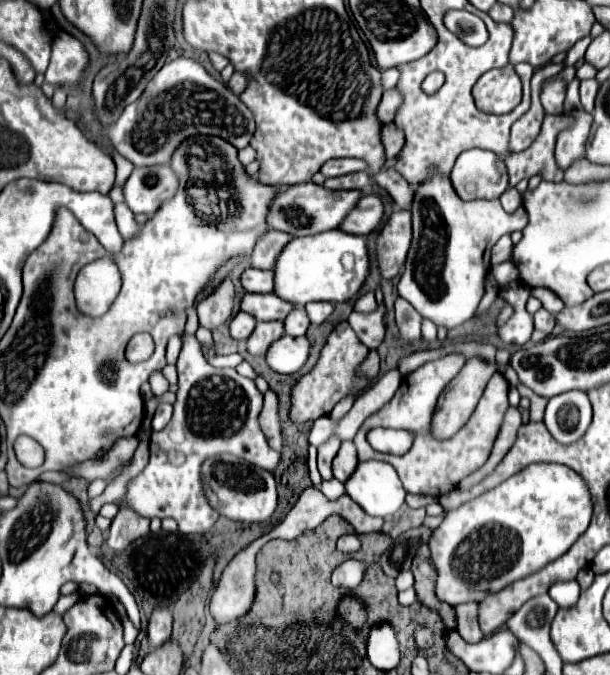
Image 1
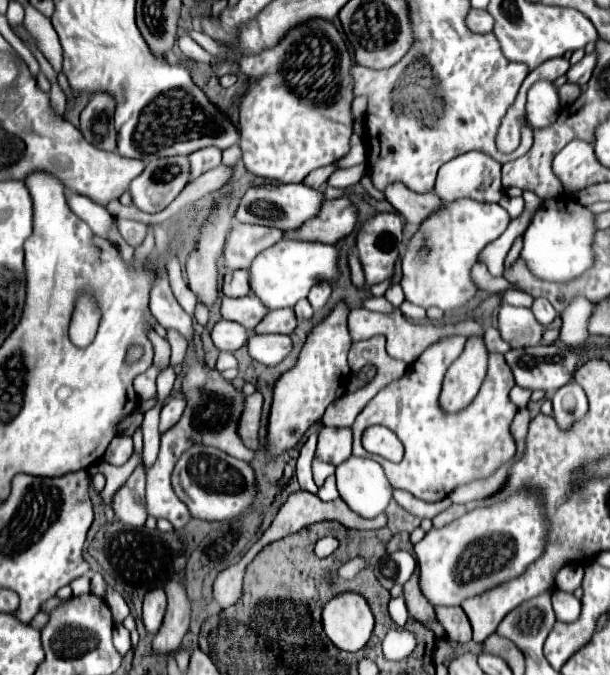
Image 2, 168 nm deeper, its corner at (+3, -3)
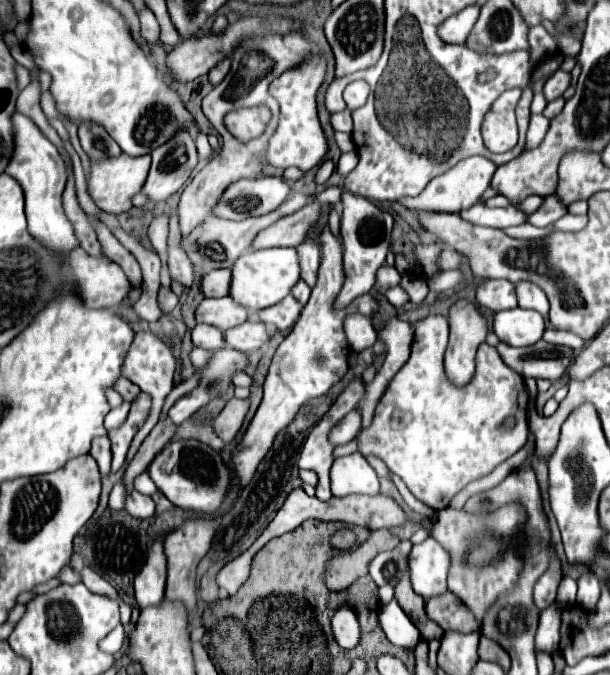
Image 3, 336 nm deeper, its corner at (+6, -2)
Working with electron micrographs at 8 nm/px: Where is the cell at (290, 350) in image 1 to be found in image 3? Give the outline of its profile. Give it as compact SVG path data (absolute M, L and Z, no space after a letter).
M245 322L237 328L225 330L223 336L225 336L225 346L235 348L239 352L247 352L247 354L263 348L271 338L265 324L261 324L261 322Z

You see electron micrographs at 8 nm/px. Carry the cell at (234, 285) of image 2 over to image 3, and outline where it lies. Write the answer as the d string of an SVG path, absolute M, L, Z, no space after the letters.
M211 270L207 272L201 282L199 290L203 292L205 298L221 298L229 294L229 282L231 282L231 270Z

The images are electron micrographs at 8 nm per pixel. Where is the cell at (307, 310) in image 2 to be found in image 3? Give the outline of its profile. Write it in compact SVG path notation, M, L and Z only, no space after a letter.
M299 280L295 286L293 286L293 290L291 290L291 294L301 302L301 304L307 304L307 300L309 300L309 294L311 294L311 288L305 284L305 280Z

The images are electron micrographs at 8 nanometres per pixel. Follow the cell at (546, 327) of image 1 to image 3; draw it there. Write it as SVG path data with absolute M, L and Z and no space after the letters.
M517 282L515 292L517 292L517 302L519 302L521 308L531 308L531 310L537 310L539 314L547 316L549 302L547 302L545 292L537 284L533 284L533 282Z

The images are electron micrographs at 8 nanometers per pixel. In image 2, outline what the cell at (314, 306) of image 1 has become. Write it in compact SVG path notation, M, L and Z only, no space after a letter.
M322 281L322 283L318 283L312 291L310 291L310 295L308 295L308 301L310 301L310 305L312 305L312 309L314 311L322 311L324 307L326 307L326 303L328 303L328 299L330 299L330 285L326 283L326 281Z

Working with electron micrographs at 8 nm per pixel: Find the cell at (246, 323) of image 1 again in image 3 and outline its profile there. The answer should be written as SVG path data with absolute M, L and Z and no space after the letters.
M197 324L191 330L191 342L193 342L193 346L205 348L205 350L219 350L225 346L223 332L209 324Z

